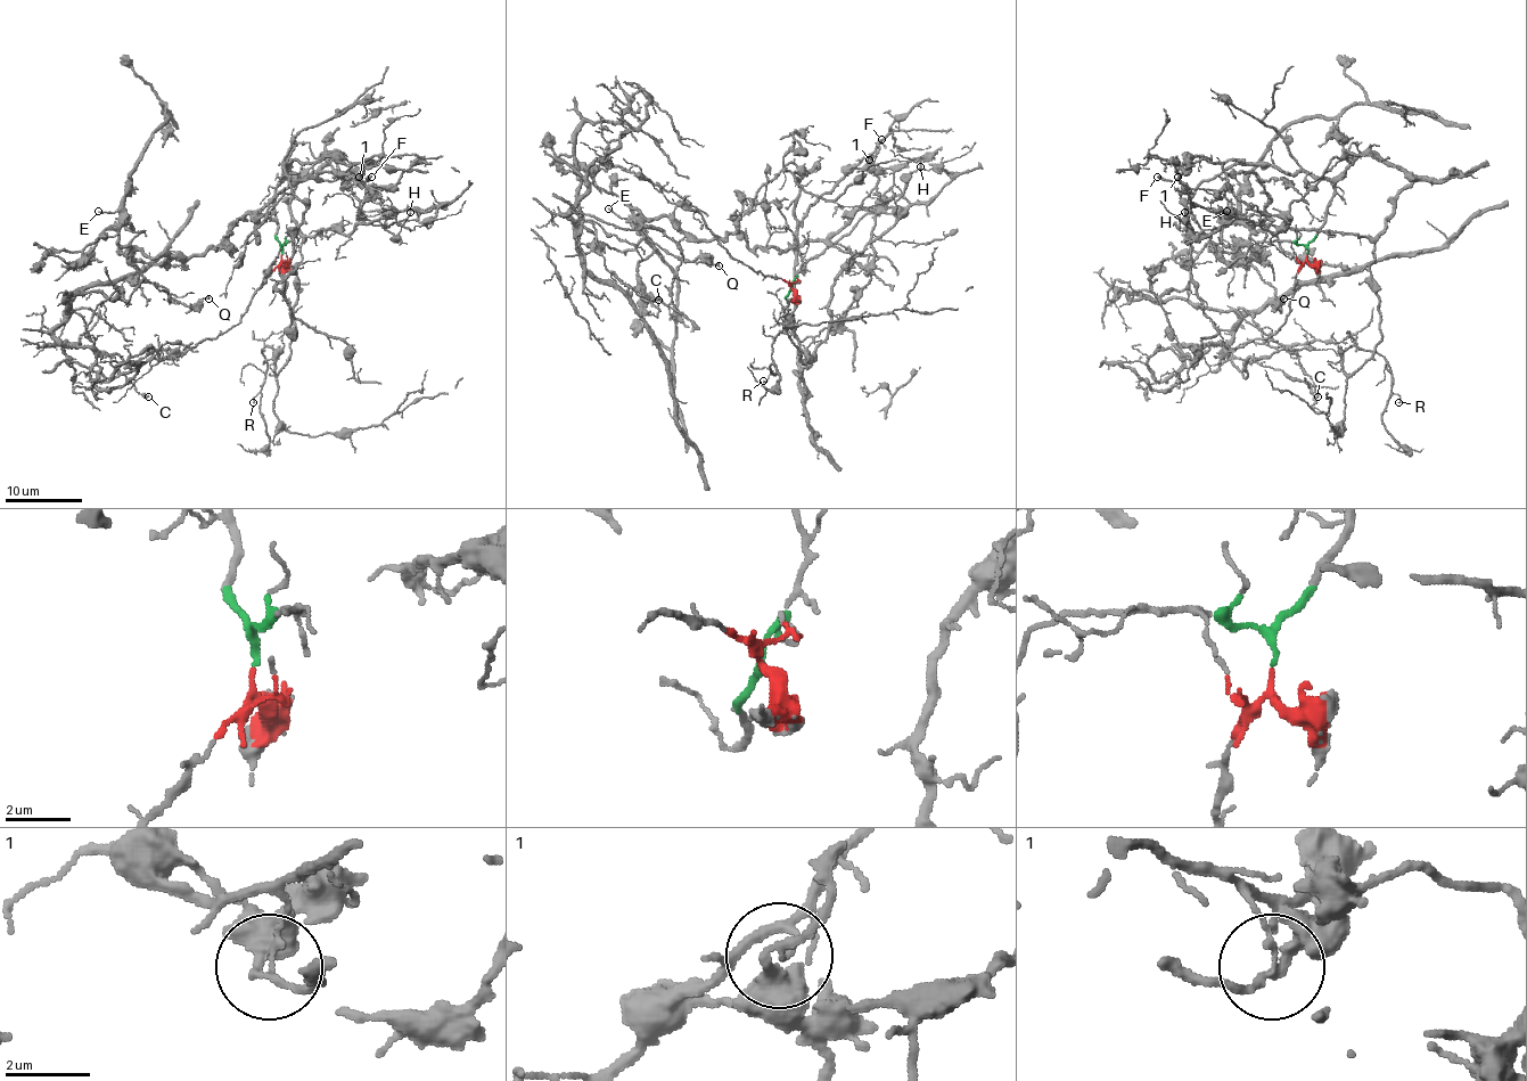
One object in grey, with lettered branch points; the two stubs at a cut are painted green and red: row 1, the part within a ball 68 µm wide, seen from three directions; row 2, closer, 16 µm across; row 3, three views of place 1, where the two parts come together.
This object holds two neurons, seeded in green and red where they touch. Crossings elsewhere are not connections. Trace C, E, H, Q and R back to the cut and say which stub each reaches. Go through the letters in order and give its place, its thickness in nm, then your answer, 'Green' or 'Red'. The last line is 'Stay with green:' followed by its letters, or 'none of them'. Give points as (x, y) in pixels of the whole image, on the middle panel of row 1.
C: Place: (658, 300). Thickness 220 nm. Red
E: Place: (608, 209). Thickness 140 nm. Red
H: Place: (920, 166). Thickness 120 nm. Green
Q: Place: (719, 265). Thickness 220 nm. Red
R: Place: (763, 381). Thickness 130 nm. Green
Stay with green: H, R

